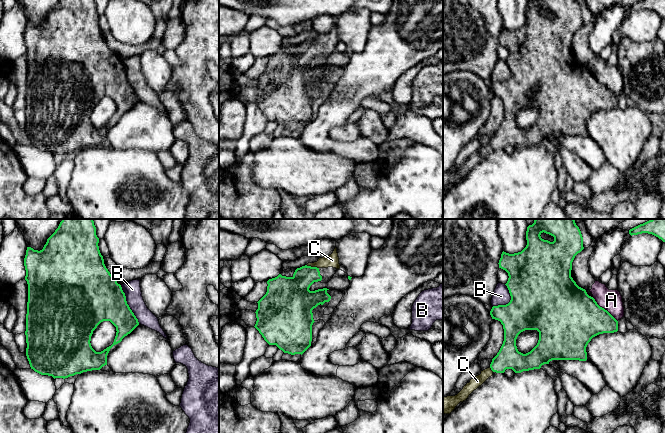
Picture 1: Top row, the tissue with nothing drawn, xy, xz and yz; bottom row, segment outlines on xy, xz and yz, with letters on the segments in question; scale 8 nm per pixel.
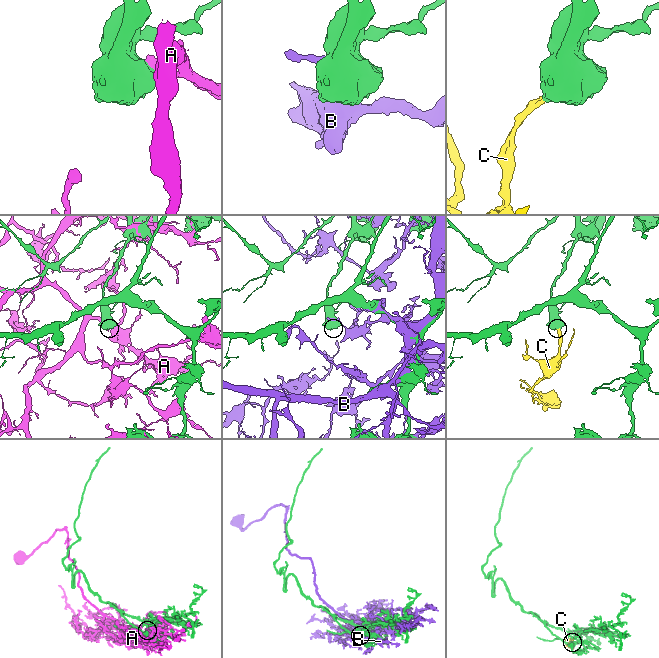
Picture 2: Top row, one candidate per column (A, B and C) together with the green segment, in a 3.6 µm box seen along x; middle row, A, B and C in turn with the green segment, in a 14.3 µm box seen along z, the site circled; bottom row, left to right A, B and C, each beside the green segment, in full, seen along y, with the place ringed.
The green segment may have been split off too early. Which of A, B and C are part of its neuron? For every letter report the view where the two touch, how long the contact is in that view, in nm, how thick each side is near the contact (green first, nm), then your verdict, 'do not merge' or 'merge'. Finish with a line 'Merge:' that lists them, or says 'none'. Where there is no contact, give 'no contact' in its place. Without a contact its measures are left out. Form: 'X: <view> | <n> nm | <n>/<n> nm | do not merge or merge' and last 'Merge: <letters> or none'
A: yz | 280 nm | 420/180 nm | do not merge
B: xy | 340 nm | 400/140 nm | do not merge
C: xz | 110 nm | 240/100 nm | merge
Merge: C

